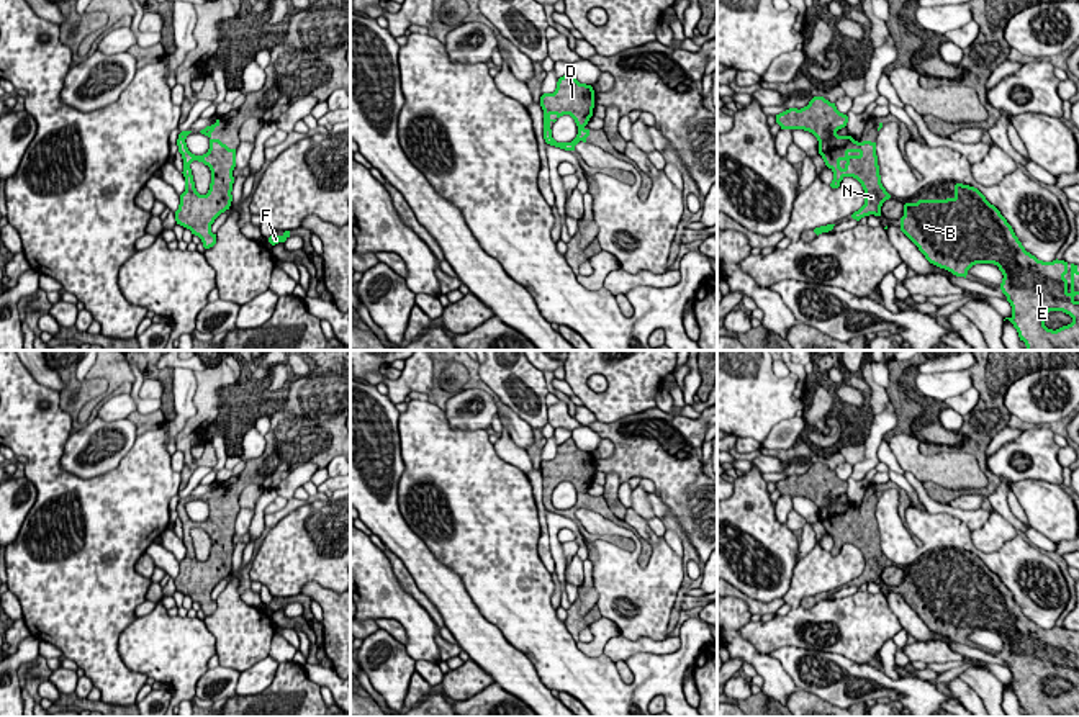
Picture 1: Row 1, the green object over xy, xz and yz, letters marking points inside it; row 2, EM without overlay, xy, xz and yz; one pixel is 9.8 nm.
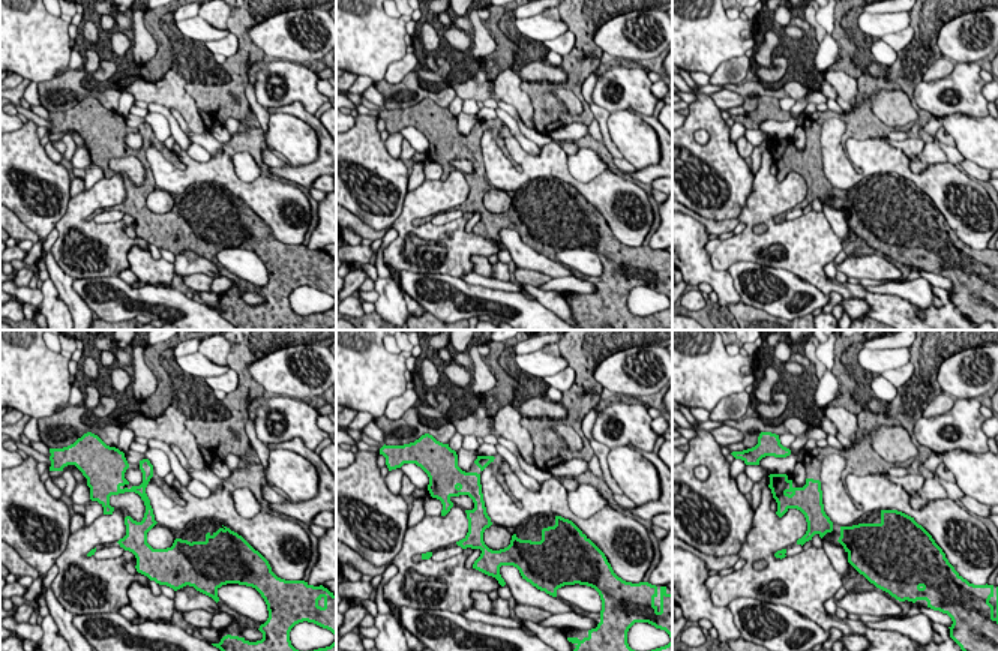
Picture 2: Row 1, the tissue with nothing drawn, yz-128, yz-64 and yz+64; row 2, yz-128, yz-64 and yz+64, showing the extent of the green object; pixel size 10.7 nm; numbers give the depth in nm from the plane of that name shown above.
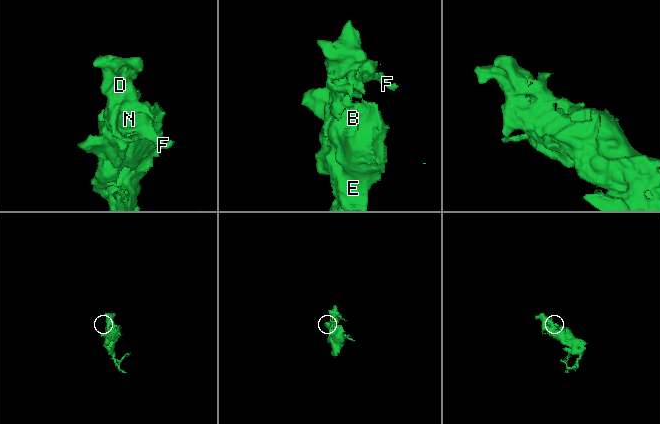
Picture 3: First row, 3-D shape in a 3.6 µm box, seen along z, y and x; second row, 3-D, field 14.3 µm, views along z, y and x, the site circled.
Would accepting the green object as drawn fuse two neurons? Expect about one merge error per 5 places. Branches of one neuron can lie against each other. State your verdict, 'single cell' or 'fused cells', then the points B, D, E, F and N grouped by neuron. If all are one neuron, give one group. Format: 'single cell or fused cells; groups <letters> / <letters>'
single cell; groups B D E F N

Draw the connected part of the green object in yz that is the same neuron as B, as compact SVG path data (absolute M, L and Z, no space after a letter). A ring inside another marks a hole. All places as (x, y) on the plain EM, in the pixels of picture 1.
M956 550L955 563L919 566L904 571L901 598L919 614L925 625L956 643L968 642L976 630L994 630L1002 638L1002 660L1012 673L1009 686L1025 709L1025 717L1079 717L1079 638L1064 627L1043 629L1025 617L1012 593L974 553ZM1050 678L1063 678L1072 689L1056 697L1045 692Z

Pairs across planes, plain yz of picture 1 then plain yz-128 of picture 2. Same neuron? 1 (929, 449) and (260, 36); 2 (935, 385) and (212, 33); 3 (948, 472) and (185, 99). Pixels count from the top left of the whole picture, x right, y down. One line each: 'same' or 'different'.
1: different
2: same
3: same

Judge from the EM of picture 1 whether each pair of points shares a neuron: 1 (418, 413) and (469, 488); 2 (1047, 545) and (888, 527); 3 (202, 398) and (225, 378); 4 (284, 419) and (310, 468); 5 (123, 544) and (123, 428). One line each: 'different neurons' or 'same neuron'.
1: same neuron
2: different neurons
3: same neuron
4: different neurons
5: different neurons

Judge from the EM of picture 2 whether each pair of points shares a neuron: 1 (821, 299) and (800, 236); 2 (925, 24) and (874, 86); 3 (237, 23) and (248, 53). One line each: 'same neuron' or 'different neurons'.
1: different neurons
2: same neuron
3: same neuron

